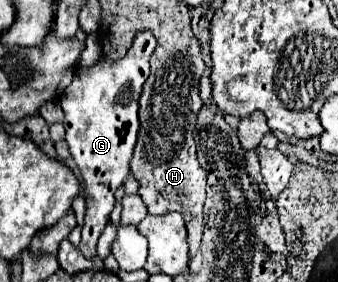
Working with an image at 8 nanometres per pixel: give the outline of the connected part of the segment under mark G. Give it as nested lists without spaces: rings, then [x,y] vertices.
[[[142,31],[134,37],[134,45],[120,61],[100,59],[94,67],[80,67],[70,87],[66,87],[60,105],[64,109],[66,143],[72,159],[76,161],[84,187],[86,187],[86,215],[82,227],[80,251],[84,255],[96,255],[96,243],[100,233],[110,221],[110,213],[116,203],[116,189],[130,175],[130,157],[138,135],[138,97],[144,81],[150,75],[148,59],[156,47],[156,39],[150,31]]]

